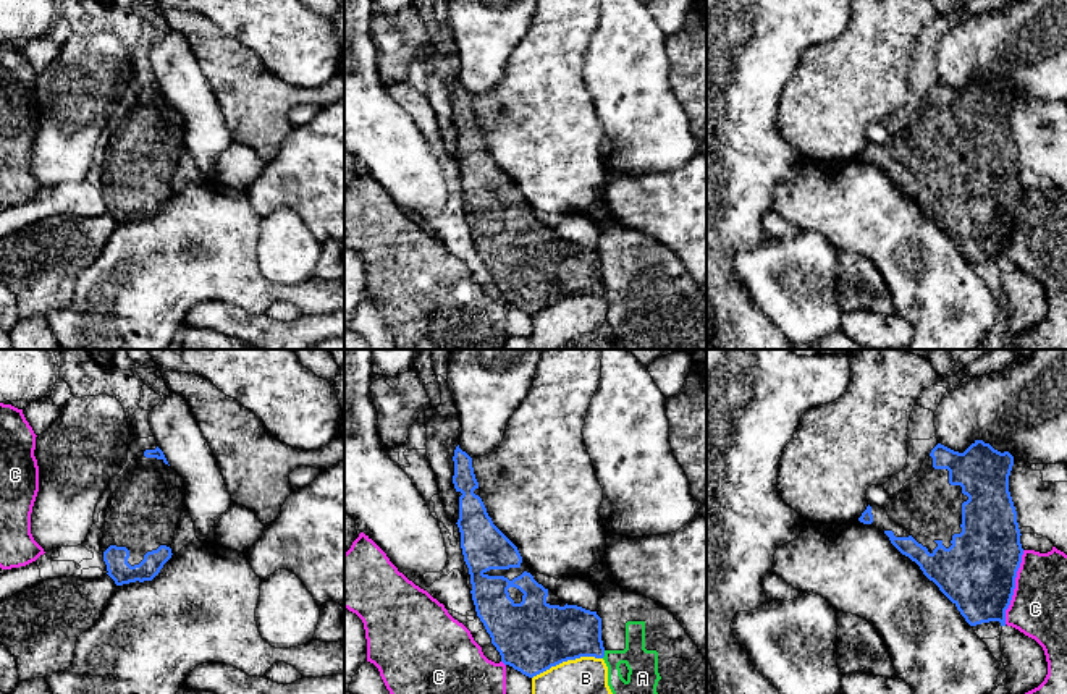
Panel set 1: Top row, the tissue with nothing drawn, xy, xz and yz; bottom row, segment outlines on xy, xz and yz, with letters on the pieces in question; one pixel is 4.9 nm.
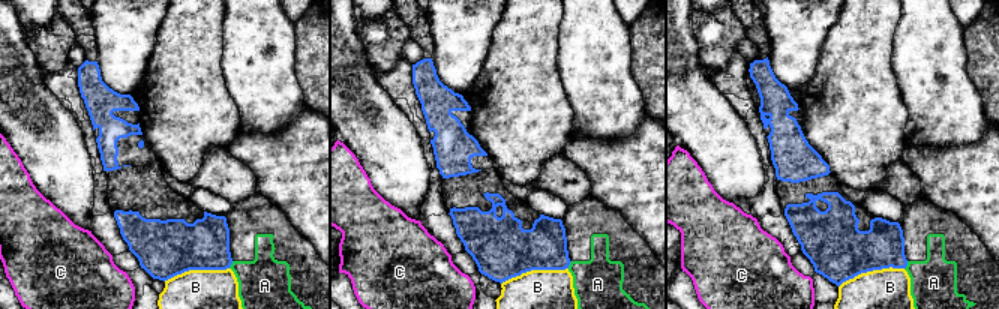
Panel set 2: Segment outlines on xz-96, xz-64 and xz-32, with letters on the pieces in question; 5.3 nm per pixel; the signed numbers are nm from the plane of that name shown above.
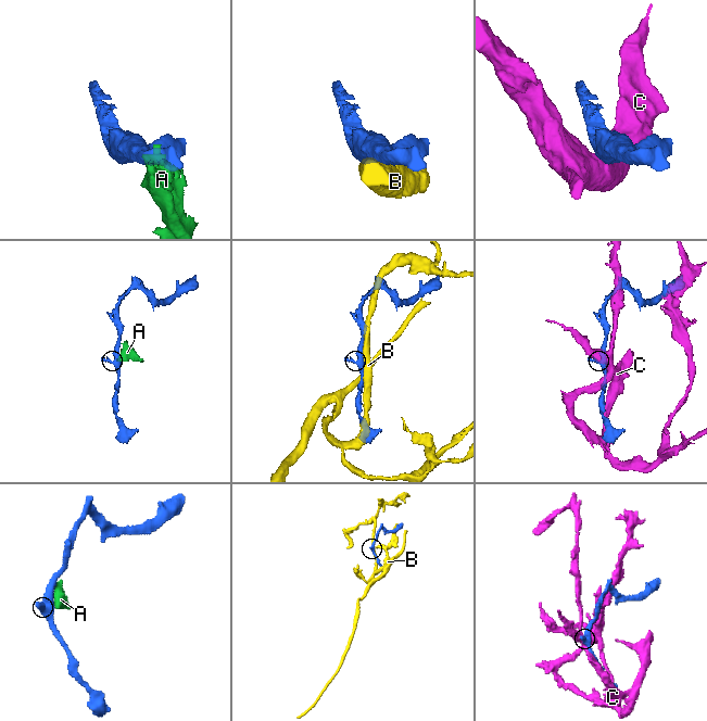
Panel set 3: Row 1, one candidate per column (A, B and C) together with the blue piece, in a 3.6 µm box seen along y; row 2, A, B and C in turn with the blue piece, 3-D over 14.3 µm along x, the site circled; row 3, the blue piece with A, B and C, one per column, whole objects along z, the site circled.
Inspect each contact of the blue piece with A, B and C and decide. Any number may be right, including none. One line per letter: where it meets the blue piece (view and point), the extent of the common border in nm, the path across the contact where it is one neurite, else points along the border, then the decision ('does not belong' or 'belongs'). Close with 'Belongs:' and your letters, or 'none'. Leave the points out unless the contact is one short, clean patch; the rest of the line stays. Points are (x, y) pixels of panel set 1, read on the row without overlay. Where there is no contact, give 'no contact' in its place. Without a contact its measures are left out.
A: contact xz (603, 291); length 40 nm; does not belong
B: contact xz (566, 298); length 360 nm; does not belong
C: contact yz (1014, 225); length 380 nm; does not belong
Belongs: none

